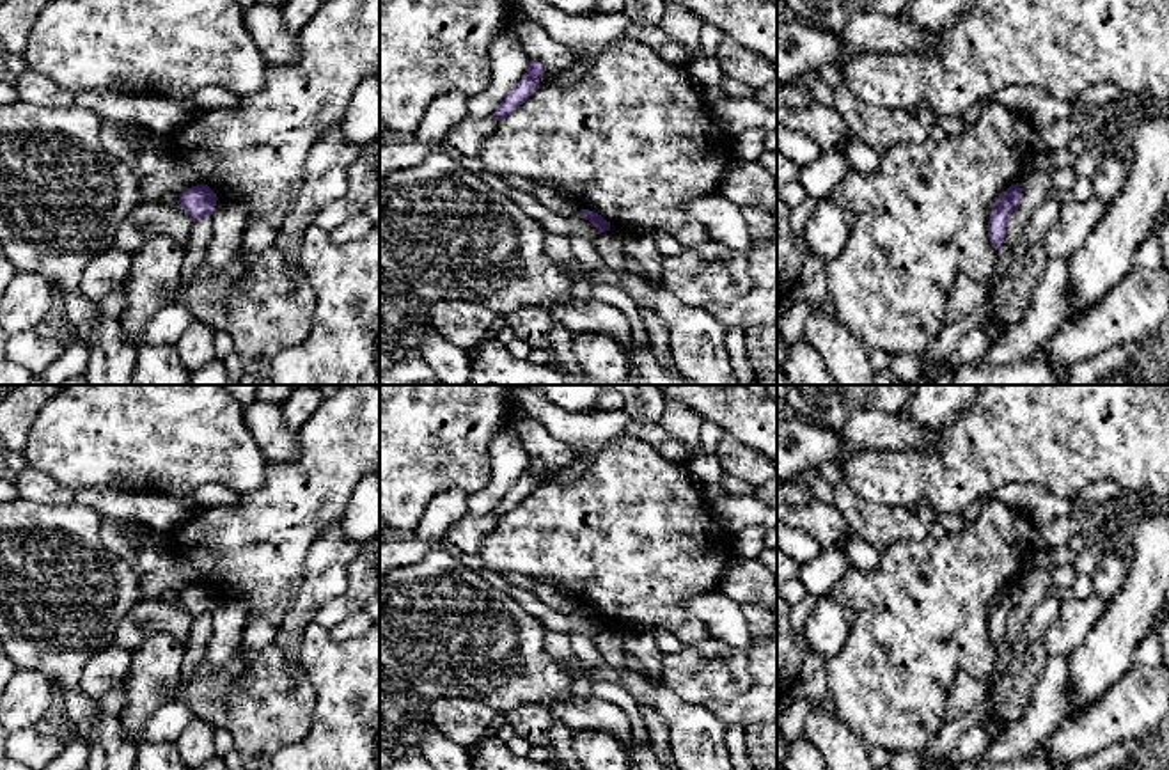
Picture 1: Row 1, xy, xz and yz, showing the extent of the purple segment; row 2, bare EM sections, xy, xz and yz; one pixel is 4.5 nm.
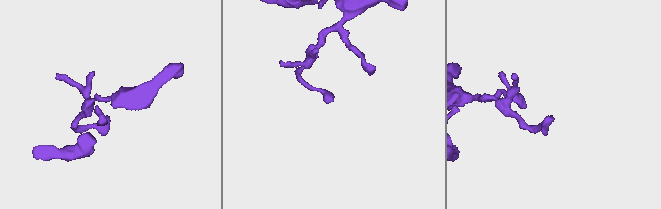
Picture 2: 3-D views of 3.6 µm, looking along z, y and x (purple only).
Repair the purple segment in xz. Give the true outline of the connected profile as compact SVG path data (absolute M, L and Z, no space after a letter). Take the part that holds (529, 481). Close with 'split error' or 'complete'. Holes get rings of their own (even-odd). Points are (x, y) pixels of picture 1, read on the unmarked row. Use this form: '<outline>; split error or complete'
M530 458L525 474L509 488L493 515L502 518L523 502L539 486L539 475L545 468L543 461Z; complete

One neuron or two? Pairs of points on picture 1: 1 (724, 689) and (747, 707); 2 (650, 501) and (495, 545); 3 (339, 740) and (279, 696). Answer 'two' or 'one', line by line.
1: two
2: one
3: two

